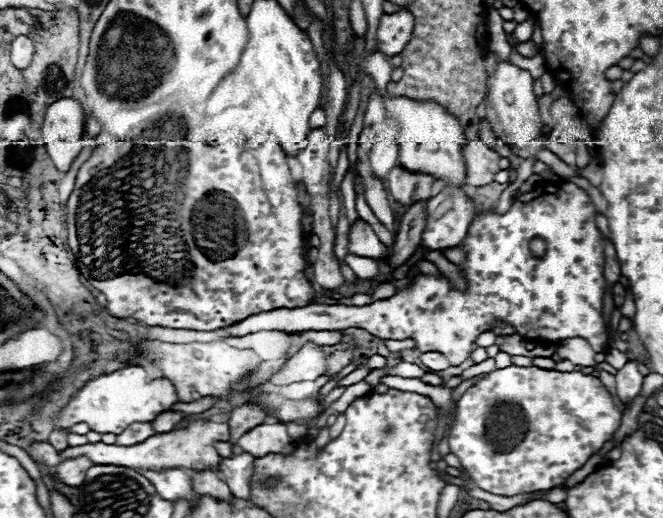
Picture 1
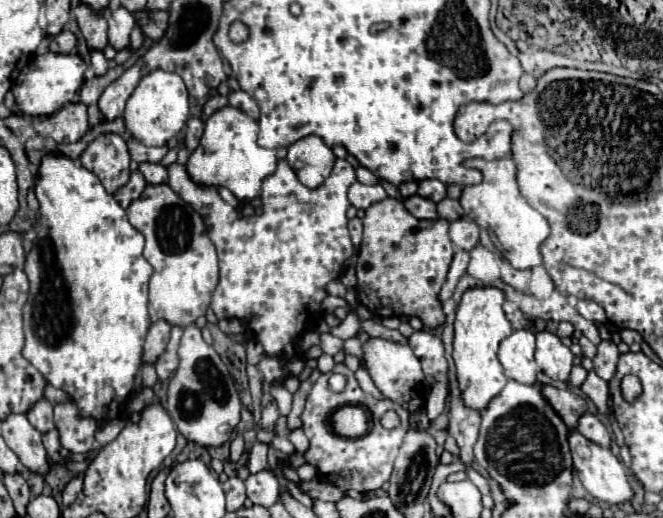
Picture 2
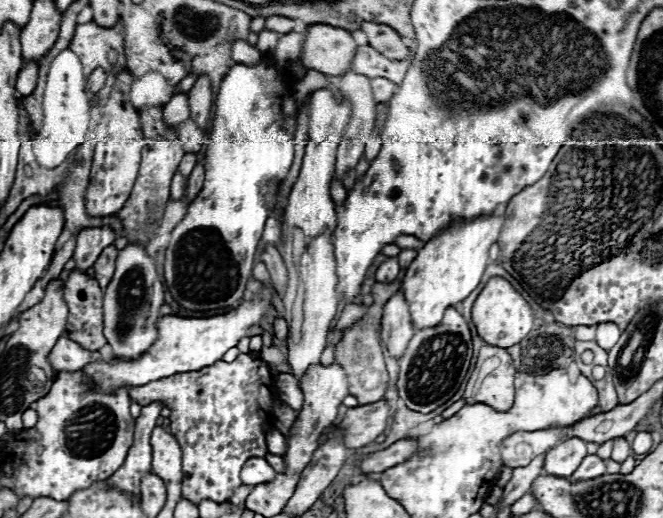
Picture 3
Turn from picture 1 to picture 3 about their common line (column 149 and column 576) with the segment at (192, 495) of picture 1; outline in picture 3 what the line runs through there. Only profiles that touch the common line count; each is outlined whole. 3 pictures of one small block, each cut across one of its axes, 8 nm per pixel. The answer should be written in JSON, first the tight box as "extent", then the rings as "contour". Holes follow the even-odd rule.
{"extent":[570,454,608,480],"contour":[[[588,454],[578,466],[578,470],[570,476],[570,480],[592,480],[596,476],[602,476],[606,474],[606,464],[608,460],[602,460],[596,454]]]}

